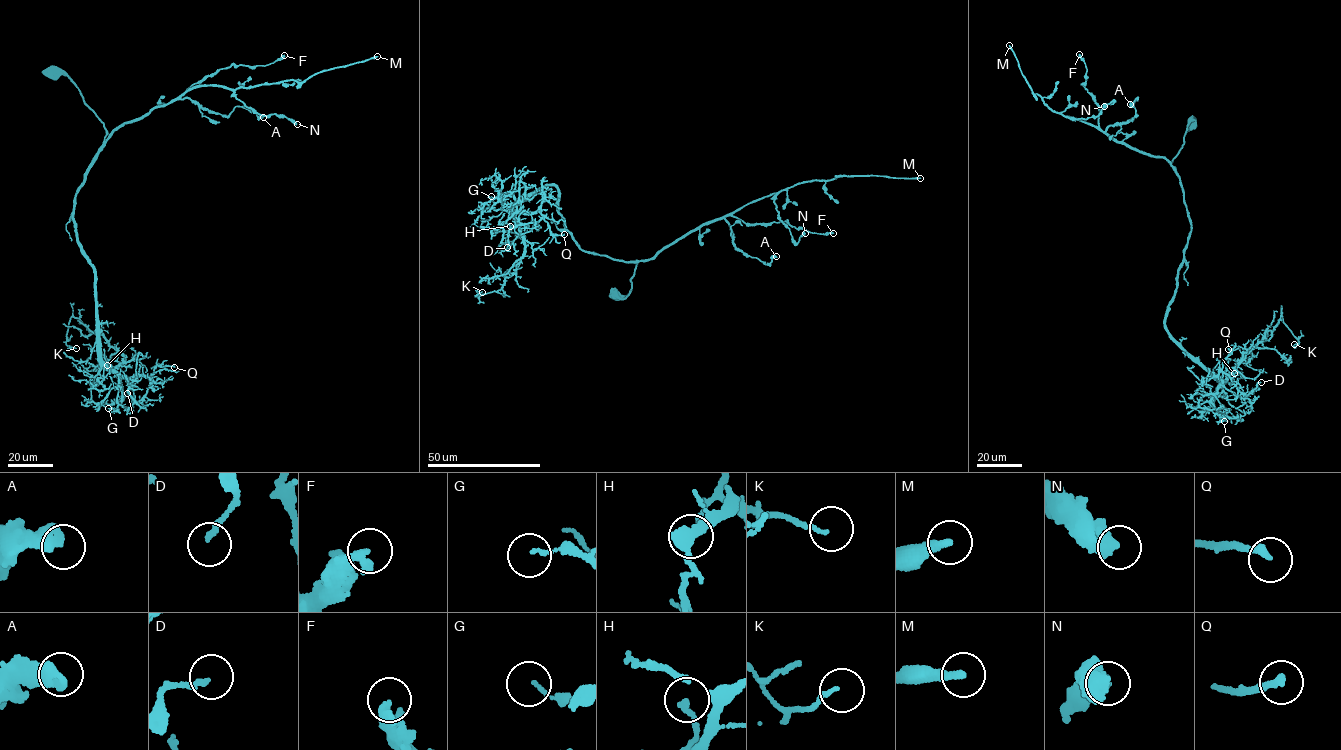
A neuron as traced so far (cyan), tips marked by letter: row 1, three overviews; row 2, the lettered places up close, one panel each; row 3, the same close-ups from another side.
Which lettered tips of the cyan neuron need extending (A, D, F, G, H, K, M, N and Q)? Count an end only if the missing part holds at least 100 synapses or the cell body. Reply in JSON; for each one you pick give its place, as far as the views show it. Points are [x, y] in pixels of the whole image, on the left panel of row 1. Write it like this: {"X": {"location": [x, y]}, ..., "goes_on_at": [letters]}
{"M": {"location": [377, 56]}, "goes_on_at": ["M"]}

